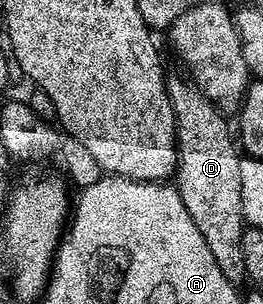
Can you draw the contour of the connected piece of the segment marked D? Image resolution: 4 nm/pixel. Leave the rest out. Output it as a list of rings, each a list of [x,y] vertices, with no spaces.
[[[170,76],[167,88],[177,116],[177,194],[183,199],[183,207],[187,207],[187,215],[191,215],[191,223],[195,223],[199,235],[207,239],[207,247],[211,247],[211,256],[219,263],[219,271],[227,275],[232,285],[240,286],[246,280],[243,235],[247,228],[239,179],[242,154],[235,144],[230,122],[229,125],[225,122],[228,120],[217,106],[202,95],[188,76]]]

